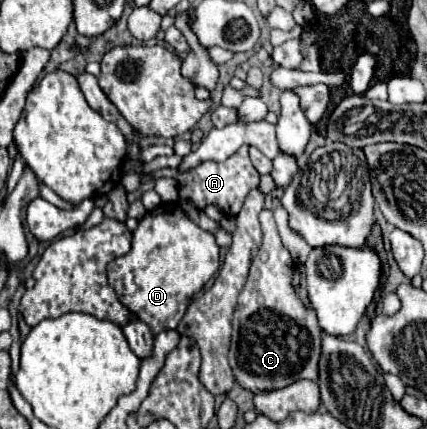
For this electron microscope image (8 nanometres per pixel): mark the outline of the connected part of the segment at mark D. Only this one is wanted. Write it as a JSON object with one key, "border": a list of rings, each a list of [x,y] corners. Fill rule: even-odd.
{"border":[[[161,203],[139,221],[139,227],[133,233],[131,251],[109,263],[107,279],[111,287],[117,291],[119,301],[141,321],[145,321],[151,327],[153,335],[157,335],[161,331],[177,327],[195,293],[203,289],[203,285],[215,275],[217,269],[219,269],[219,245],[215,243],[215,235],[201,229],[191,219],[187,219],[179,203]]]}

